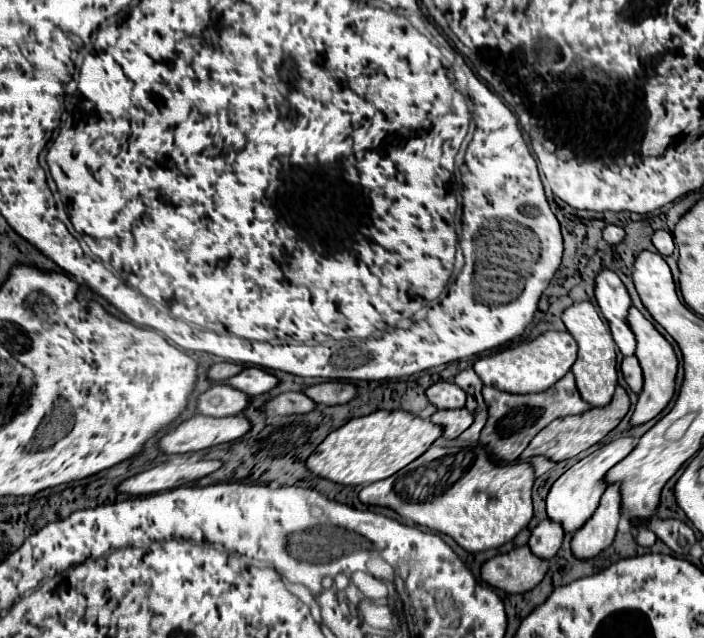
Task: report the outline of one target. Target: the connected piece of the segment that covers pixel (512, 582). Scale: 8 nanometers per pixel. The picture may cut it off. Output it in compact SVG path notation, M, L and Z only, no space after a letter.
M516 547L510 553L500 553L482 563L480 579L506 593L526 593L534 589L546 575L548 561L530 553L530 547Z

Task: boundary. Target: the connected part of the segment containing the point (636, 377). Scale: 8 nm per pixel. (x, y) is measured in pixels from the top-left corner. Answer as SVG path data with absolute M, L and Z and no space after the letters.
M624 357L622 373L624 373L624 379L626 379L628 387L634 393L640 393L642 391L642 369L640 369L640 363L638 363L636 357Z

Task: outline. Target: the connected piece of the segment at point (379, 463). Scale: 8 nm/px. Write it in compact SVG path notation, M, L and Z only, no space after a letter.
M376 411L366 417L350 419L346 425L332 431L308 457L306 467L314 475L338 485L368 485L404 469L438 437L442 437L442 427L430 419L420 419L408 411Z

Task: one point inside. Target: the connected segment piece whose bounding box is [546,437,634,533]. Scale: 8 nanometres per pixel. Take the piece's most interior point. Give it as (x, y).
(573, 499)

